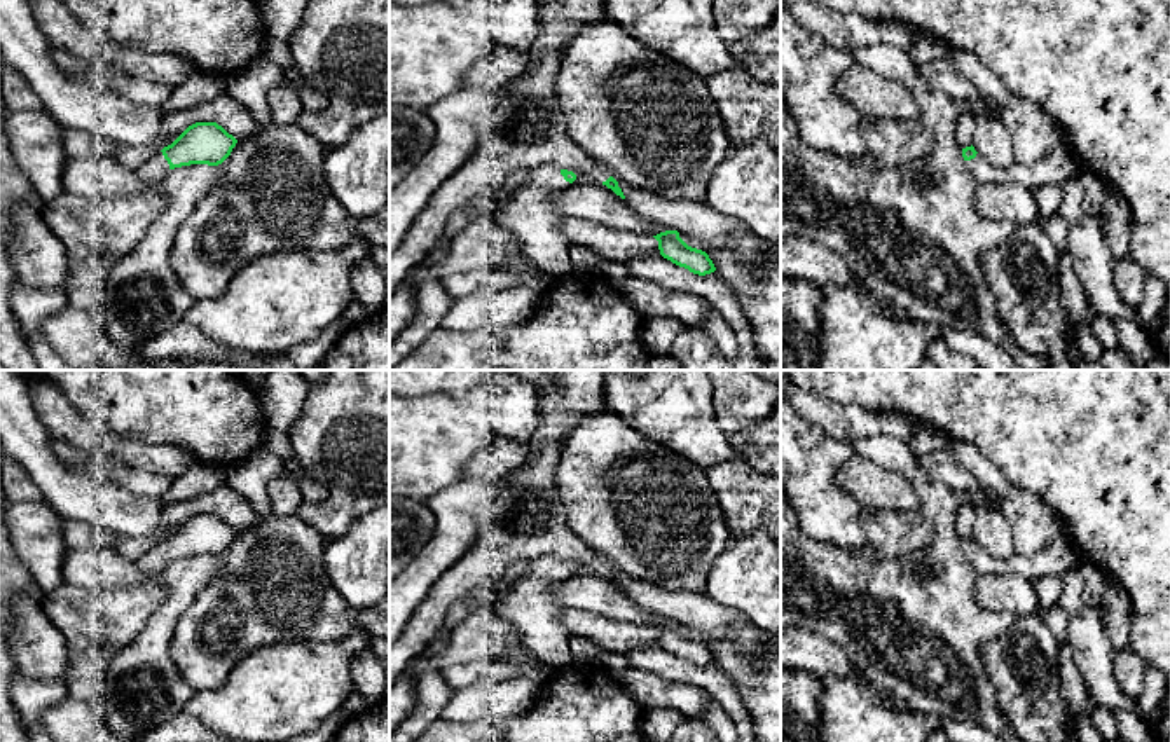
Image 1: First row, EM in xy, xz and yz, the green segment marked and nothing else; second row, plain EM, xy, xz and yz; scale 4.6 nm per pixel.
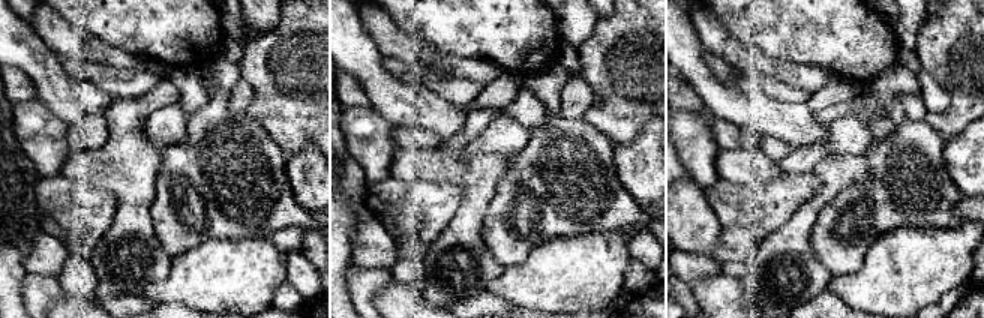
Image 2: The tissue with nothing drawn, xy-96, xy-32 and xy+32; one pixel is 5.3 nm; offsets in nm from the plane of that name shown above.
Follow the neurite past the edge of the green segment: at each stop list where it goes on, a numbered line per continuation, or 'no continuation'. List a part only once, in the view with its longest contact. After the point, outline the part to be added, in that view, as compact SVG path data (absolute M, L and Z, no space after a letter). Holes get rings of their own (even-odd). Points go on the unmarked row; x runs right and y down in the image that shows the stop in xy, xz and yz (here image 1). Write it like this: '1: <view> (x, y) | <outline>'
1: xy (156, 559) | M157 541L148 552L136 559L136 564L141 567L141 571L150 574L162 571L168 566L168 562L169 555L161 541Z

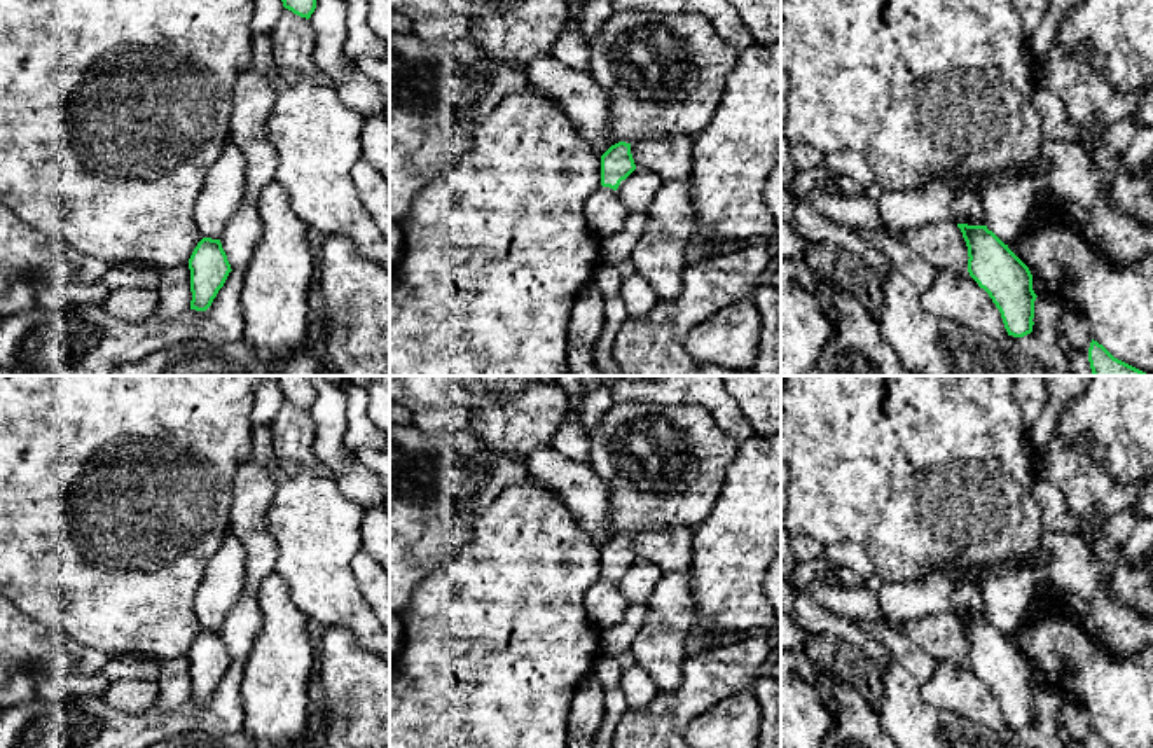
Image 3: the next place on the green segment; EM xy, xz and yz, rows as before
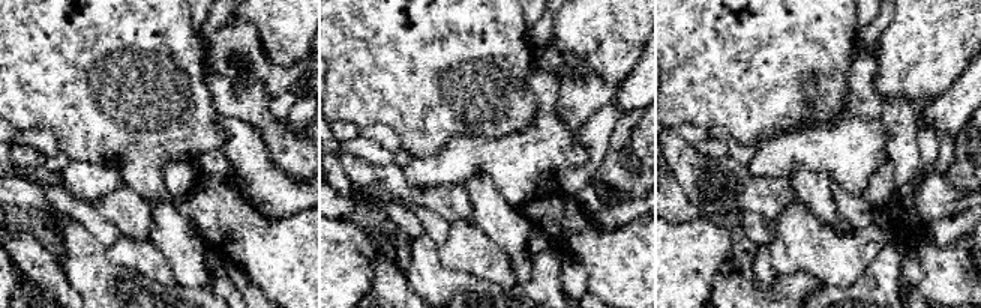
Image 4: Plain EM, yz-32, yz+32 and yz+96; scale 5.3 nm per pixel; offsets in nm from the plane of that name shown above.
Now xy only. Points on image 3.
no continuation

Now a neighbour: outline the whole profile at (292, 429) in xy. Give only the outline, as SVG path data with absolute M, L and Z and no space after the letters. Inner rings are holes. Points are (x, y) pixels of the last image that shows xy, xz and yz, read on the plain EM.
M283 400L274 419L271 421L273 449L278 467L287 474L299 474L309 468L316 474L334 477L313 449L314 423L309 411Z

